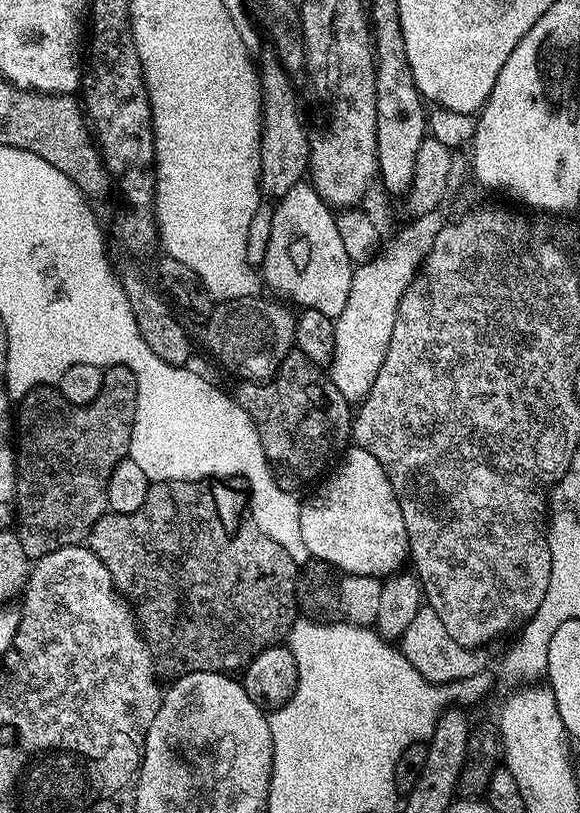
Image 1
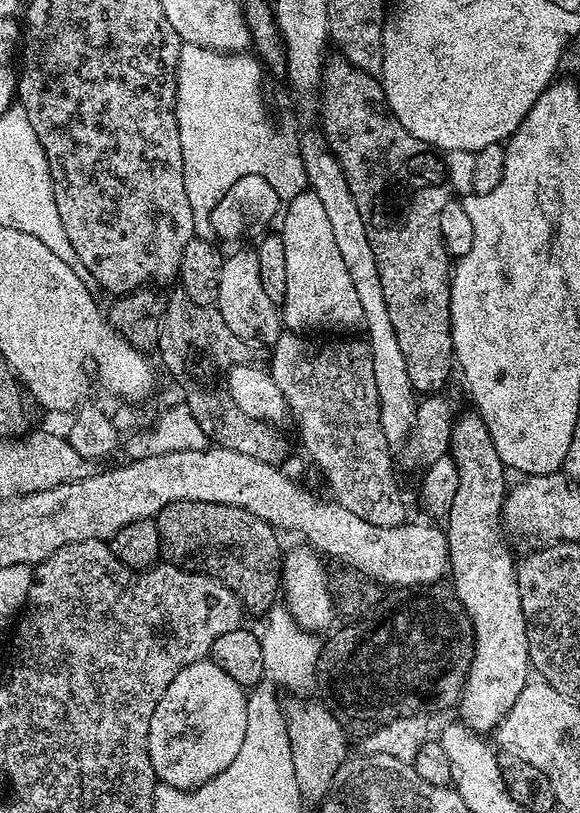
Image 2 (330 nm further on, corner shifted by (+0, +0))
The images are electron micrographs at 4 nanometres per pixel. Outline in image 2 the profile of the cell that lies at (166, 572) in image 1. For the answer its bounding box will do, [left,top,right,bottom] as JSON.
[154,502,282,614]

